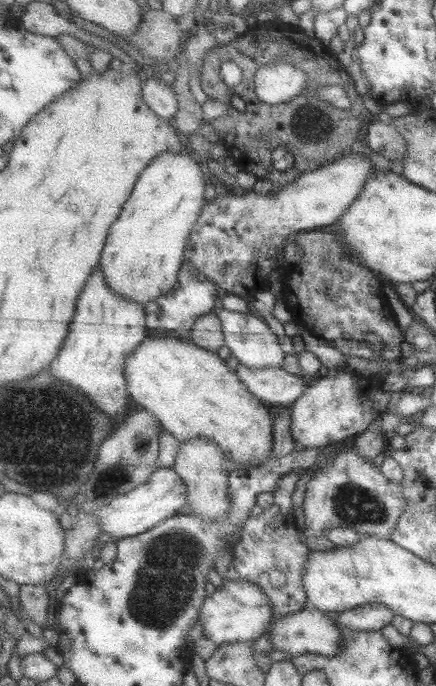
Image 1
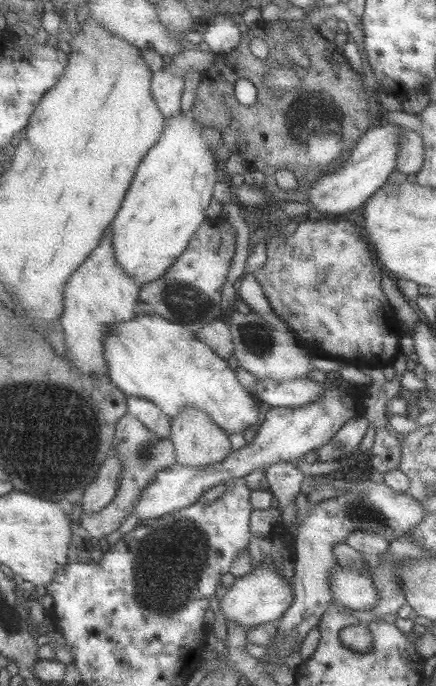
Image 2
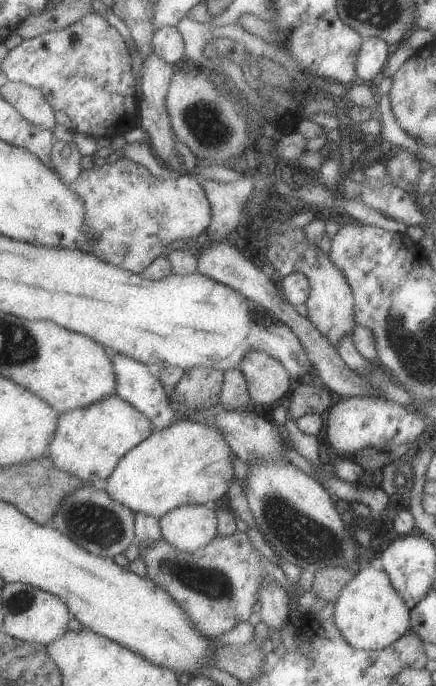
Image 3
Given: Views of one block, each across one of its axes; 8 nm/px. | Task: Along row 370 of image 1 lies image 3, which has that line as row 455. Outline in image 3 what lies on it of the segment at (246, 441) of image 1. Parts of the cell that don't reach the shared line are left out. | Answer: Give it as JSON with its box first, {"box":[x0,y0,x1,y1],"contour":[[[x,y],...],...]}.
{"box":[104,417,235,518],"contour":[[[181,417],[173,426],[154,431],[147,440],[130,450],[104,483],[104,487],[115,502],[123,504],[135,514],[149,514],[153,518],[163,518],[171,510],[186,504],[216,505],[221,500],[226,500],[226,494],[235,478],[235,468],[232,468],[232,460],[235,466],[233,455],[234,450],[217,428]]]}

